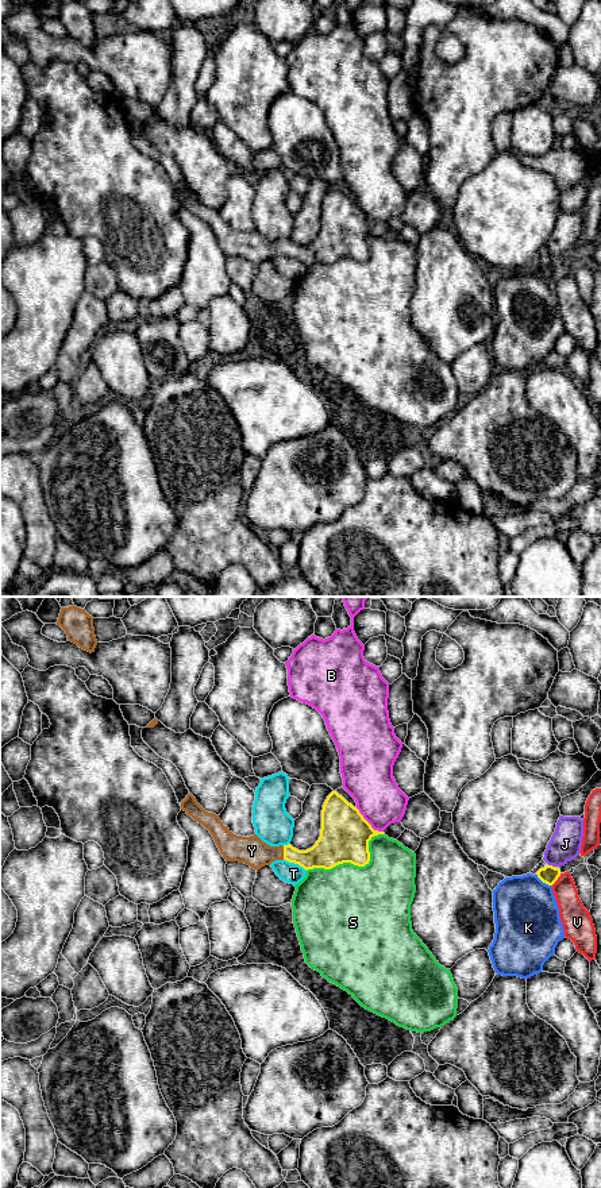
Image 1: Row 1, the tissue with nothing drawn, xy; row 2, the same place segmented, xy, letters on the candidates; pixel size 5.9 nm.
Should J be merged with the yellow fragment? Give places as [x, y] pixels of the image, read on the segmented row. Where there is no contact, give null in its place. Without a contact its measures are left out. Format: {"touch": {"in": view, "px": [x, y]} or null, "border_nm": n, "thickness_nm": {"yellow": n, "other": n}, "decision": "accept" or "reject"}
{"touch": {"in": "xy", "px": [551, 866]}, "border_nm": 40, "thickness_nm": {"yellow": 110, "other": 190}, "decision": "reject"}

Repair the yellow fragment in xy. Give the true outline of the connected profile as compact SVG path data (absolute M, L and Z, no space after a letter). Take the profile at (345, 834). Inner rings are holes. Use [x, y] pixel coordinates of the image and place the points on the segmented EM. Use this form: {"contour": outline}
{"contour": "M332 791L321 810L321 829L316 844L298 850L290 844L270 846L257 834L242 837L223 825L219 815L205 811L192 794L181 802L181 810L212 834L226 861L239 861L254 869L276 860L298 864L304 869L331 869L343 863L365 867L370 861L369 841L384 832L374 830L357 807Z"}

